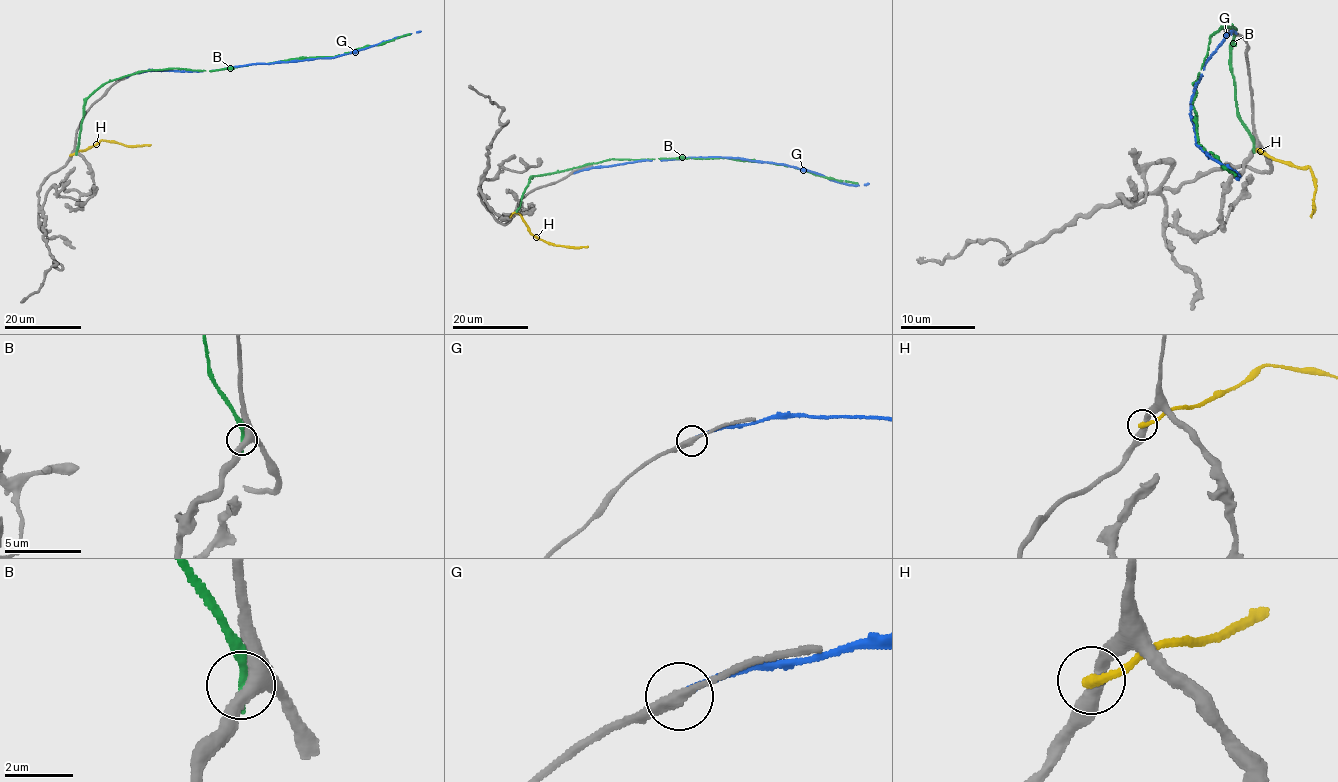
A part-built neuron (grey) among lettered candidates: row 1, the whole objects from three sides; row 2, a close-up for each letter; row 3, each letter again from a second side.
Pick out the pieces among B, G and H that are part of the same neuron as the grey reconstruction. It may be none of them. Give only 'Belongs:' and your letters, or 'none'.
Belongs: none

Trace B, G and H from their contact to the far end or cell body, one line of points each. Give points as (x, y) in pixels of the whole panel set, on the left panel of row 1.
B: (76, 151), (84, 101), (106, 83), (143, 71), (174, 68), (212, 71), (291, 58), (336, 56), (410, 34)
G: (127, 76), (148, 70), (216, 71), (255, 64), (334, 58), (420, 31)
H: (71, 154), (102, 140), (127, 145), (150, 145)

